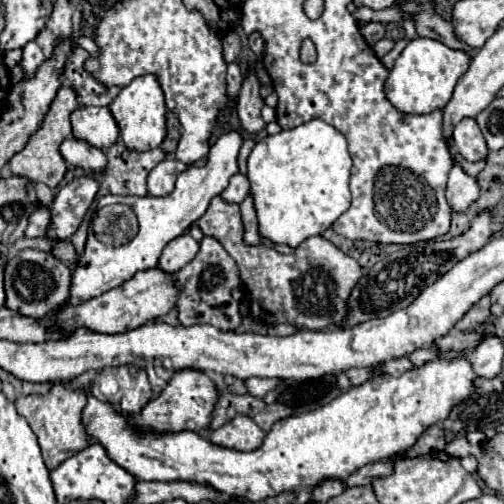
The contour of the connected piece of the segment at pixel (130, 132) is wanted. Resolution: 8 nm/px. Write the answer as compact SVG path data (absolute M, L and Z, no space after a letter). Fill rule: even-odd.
M153 74L135 78L129 86L125 86L117 98L109 104L109 110L113 118L117 120L117 126L121 130L121 138L125 146L131 150L151 150L161 146L165 138L165 122L167 122L167 106L163 98L163 90L159 86L159 80Z

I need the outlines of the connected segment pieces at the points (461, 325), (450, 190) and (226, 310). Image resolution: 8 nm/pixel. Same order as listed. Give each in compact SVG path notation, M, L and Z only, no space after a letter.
M483 296L481 302L477 302L457 324L455 330L469 330L473 326L479 326L481 322L485 322L485 318L489 316L489 296Z
M453 162L447 182L447 202L455 212L463 212L469 204L479 198L479 182L475 176L467 174L459 162Z
M203 238L199 254L185 268L181 268L175 274L175 278L177 278L175 286L179 290L177 318L181 326L211 324L221 332L227 332L227 330L235 330L241 324L239 304L231 296L231 290L241 284L237 274L237 264L233 262L233 258L229 258L225 248L217 240Z

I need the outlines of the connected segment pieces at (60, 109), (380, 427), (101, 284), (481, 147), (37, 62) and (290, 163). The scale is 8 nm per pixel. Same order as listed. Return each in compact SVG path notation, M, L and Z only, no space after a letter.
M61 88L53 100L53 104L49 106L39 130L35 130L29 138L29 142L25 144L25 148L21 152L17 152L11 160L9 160L9 168L13 174L17 176L25 176L31 182L43 182L49 188L57 188L57 184L63 180L65 172L67 172L67 164L59 154L59 144L61 140L65 140L71 132L71 124L69 124L69 114L79 106L79 102L75 100L75 90L73 88Z
M465 356L455 360L437 358L421 368L411 368L401 376L383 374L361 386L353 386L351 390L329 402L329 406L313 410L313 414L299 414L297 418L285 418L285 422L277 422L277 426L273 426L273 430L265 436L263 446L253 452L239 452L217 446L191 430L153 432L135 428L131 426L131 418L127 414L115 410L115 406L109 402L97 400L93 394L87 394L87 404L83 408L83 426L89 440L99 442L105 448L107 456L137 480L149 480L149 482L183 480L183 482L207 484L221 494L243 496L247 500L259 502L263 498L277 496L285 490L295 490L299 486L317 486L327 478L341 480L365 464L405 454L409 448L413 448L413 444L419 440L423 432L427 432L435 424L441 424L459 402L463 402L475 392L473 384L475 378L477 374L473 372L473 366Z
M225 132L209 150L207 164L203 168L189 166L175 182L173 194L165 198L139 198L139 208L131 206L139 220L139 232L135 238L125 246L105 246L97 242L93 232L87 238L85 252L81 254L81 266L75 266L73 280L71 280L71 296L67 304L85 302L89 298L95 298L107 290L119 288L123 282L131 280L141 270L151 270L157 266L157 260L161 256L161 250L181 234L189 230L189 226L201 218L211 202L213 196L221 194L225 186L229 184L229 178L237 174L237 154L241 148L241 134L239 132Z
M463 118L455 130L453 130L453 140L455 140L455 150L467 160L467 162L477 162L483 160L489 150L485 146L485 138L473 118Z
M29 42L29 44L23 48L21 66L23 66L23 70L25 70L27 76L33 76L35 70L43 64L43 60L45 60L45 54L43 54L43 50L39 48L37 42Z
M309 120L255 144L247 160L247 178L255 198L261 236L297 248L309 236L323 234L349 208L351 156L345 136L323 120Z

